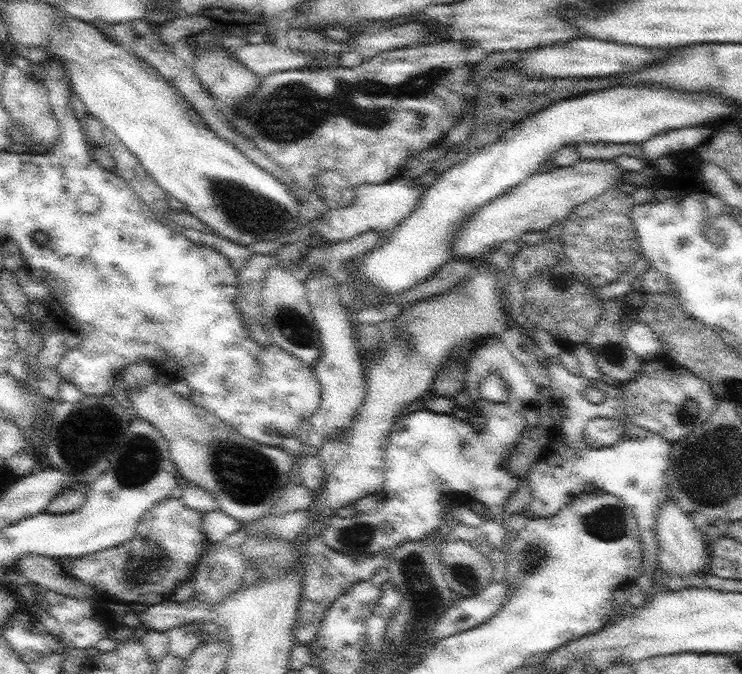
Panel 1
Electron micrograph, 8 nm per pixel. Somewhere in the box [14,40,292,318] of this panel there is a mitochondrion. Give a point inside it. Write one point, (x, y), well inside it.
(257, 215)

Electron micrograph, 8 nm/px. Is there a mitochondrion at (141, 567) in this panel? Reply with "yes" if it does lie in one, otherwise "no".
yes

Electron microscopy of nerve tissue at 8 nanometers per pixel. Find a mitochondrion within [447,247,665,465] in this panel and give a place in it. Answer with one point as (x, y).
(612, 353)

